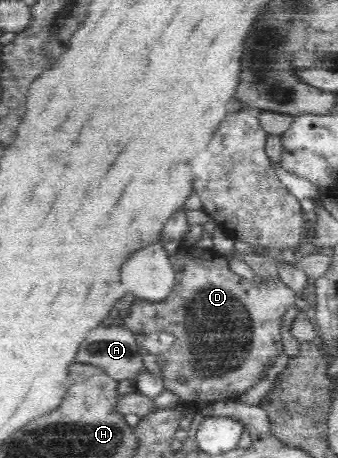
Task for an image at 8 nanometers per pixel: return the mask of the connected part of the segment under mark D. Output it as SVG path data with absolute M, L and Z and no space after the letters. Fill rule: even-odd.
M192 246L178 257L170 254L171 267L175 272L175 285L170 296L160 302L136 298L123 313L123 327L134 333L137 338L137 348L142 356L144 369L150 374L159 370L160 375L164 377L166 391L176 394L180 403L196 405L198 408L200 404L208 405L235 399L266 379L263 371L267 367L270 368L276 357L283 352L280 337L282 318L294 303L299 302L298 295L280 278L258 284L232 271L218 271L218 267L214 267L214 259L198 259L198 255L206 255L207 250L208 247ZM161 332L172 333L175 340L165 353L160 354L166 364L159 367L155 363L159 356L147 352L141 341L155 337Z

